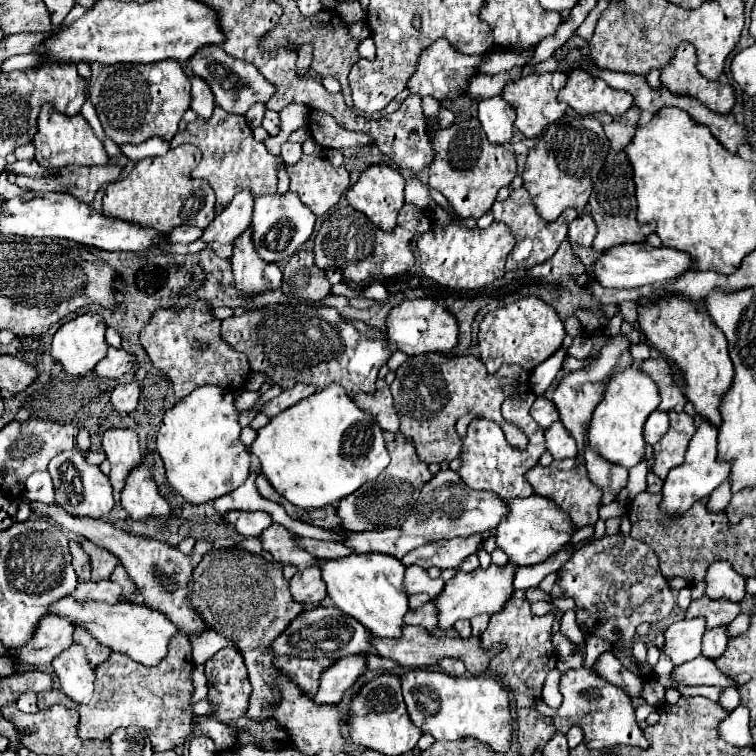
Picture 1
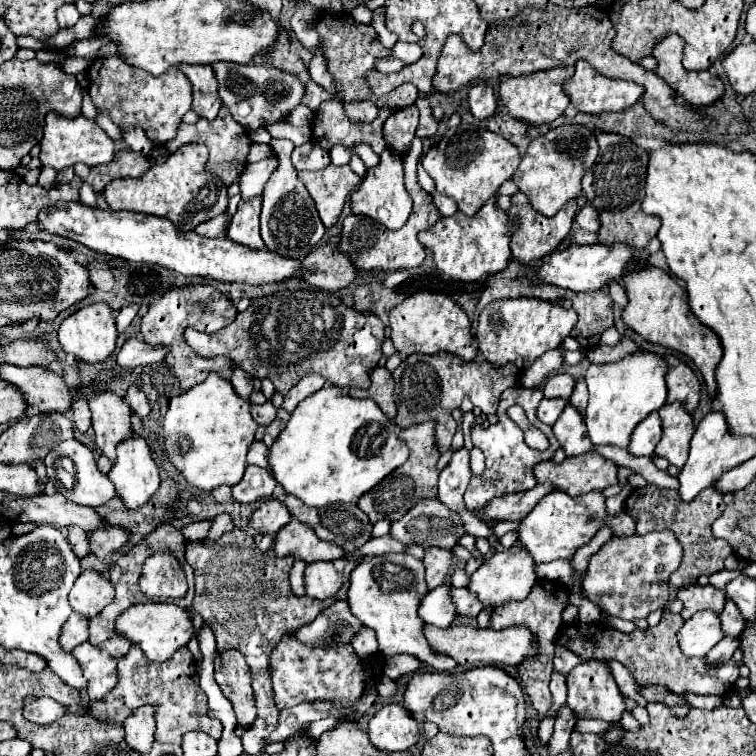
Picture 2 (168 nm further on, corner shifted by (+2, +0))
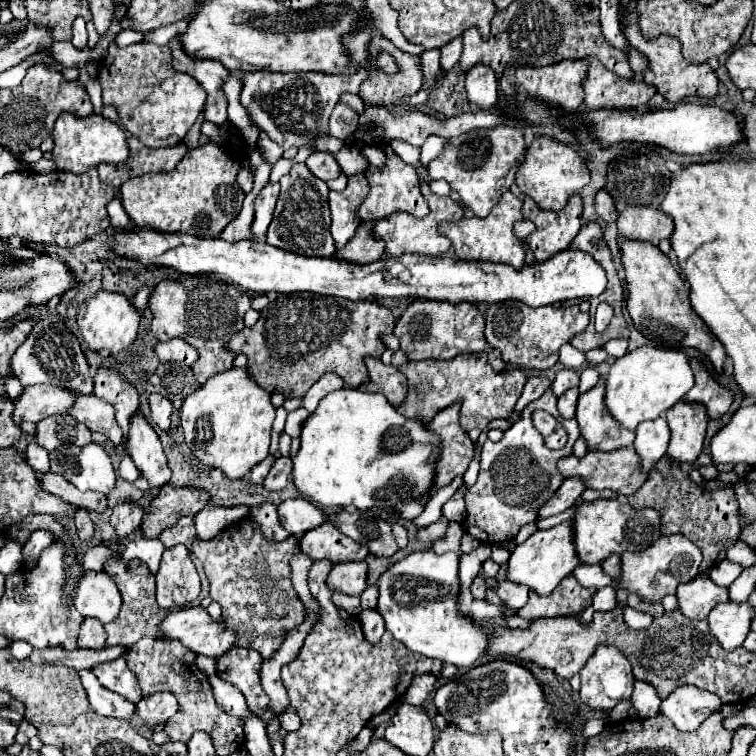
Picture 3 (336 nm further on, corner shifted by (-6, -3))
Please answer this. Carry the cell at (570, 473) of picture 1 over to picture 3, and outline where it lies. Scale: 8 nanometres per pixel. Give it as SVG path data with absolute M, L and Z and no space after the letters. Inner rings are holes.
M620 448L620 450L612 450L612 452L588 452L584 458L576 458L576 456L568 456L562 458L558 462L558 470L560 474L564 474L564 478L568 476L576 476L584 482L586 488L590 490L614 490L620 496L630 496L634 494L644 482L646 476L640 472L638 460L636 460L636 452L634 448Z

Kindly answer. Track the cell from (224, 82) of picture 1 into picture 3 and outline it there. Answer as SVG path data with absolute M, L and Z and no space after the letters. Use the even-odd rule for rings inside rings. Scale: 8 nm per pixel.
M366 6L360 10L360 30L352 30L352 34L344 34L344 50L348 50L348 58L356 62L356 72L352 74L316 74L316 72L248 72L242 76L242 92L240 92L240 104L248 110L252 122L264 130L274 142L290 142L290 146L304 146L320 136L320 142L328 144L316 144L316 150L336 154L344 140L326 136L328 132L328 116L332 108L338 104L338 98L342 92L358 92L360 82L366 78L366 48L372 38L372 24L370 24L370 12Z

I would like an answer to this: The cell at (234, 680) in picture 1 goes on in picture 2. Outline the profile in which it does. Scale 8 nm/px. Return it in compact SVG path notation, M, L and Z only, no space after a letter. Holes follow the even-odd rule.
M238 649L218 653L214 661L214 679L224 697L234 705L238 725L248 727L256 719L256 699L250 681L250 667Z

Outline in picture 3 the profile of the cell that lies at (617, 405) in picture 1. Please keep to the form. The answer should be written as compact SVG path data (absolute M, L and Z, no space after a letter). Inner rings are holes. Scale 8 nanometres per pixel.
M642 346L624 354L610 366L604 404L620 426L624 426L626 430L636 430L640 422L664 416L666 410L672 408L692 386L694 374L690 370L686 354L678 350Z

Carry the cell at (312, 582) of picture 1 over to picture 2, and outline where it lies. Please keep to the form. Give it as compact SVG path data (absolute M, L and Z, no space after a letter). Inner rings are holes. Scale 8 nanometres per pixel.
M316 561L308 565L304 583L306 583L306 595L314 599L328 599L336 597L344 579L330 561Z

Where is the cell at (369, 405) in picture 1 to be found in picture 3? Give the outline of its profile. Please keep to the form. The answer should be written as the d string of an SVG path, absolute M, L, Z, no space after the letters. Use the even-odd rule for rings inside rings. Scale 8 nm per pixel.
M366 358L370 382L360 386L364 392L382 392L390 406L398 408L406 398L406 378L394 366L384 366L378 358Z

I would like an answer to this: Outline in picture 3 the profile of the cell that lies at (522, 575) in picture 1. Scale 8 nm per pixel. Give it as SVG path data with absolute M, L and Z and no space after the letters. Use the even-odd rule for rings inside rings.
M656 418L652 422L642 422L636 428L634 450L640 458L640 468L644 474L650 472L654 462L666 454L666 446L670 440L670 429L664 418Z

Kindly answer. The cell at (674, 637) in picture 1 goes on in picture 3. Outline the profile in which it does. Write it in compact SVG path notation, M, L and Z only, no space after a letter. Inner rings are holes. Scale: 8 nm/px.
M720 604L708 614L712 636L720 642L726 652L742 646L752 620L752 608L748 604Z

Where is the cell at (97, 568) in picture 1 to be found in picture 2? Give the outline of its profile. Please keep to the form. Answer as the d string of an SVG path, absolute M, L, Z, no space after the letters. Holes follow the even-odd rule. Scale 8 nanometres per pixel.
M106 523L106 527L90 533L90 549L98 559L108 559L122 545L128 543L128 535L130 533L122 525Z

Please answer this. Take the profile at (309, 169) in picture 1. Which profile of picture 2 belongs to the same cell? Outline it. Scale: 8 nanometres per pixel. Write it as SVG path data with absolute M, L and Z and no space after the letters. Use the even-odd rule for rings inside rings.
M328 165L324 171L300 171L298 175L308 187L324 227L330 229L336 225L346 199L360 183L360 177L348 165Z

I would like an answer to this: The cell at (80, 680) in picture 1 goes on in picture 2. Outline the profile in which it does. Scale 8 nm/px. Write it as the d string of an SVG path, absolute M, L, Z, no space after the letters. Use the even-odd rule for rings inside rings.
M82 643L72 651L78 659L84 677L88 679L88 697L92 701L100 701L118 685L116 673L116 659L106 651L92 647L90 643Z

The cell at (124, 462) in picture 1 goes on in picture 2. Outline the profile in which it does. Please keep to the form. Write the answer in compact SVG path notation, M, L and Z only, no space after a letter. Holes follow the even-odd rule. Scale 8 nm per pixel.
M112 391L94 395L90 401L92 427L96 431L96 445L110 461L116 459L116 445L132 435L130 407Z

